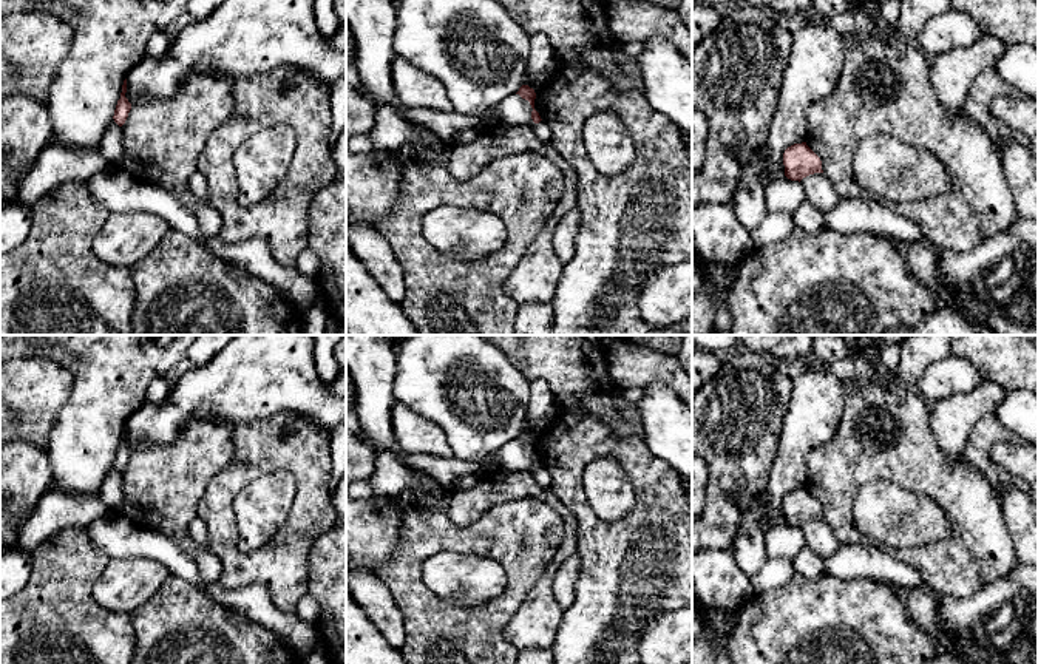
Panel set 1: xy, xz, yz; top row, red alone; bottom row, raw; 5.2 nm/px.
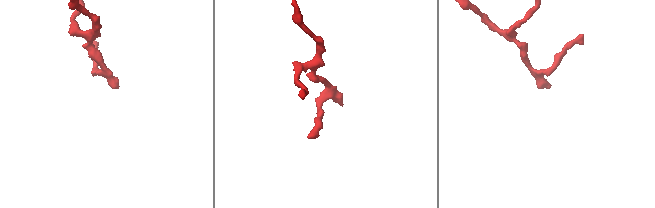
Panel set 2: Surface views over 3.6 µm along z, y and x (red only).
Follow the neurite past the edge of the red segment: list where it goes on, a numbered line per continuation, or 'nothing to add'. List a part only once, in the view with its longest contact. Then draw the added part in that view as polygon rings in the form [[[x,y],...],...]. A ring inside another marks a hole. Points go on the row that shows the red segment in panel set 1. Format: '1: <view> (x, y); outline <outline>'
1: xz (541, 128); outline [[[541,120],[539,124],[536,124],[533,128],[534,128],[536,136],[538,136],[542,142],[550,144],[550,141],[551,141],[551,133],[550,133],[550,130],[548,130],[548,127],[547,127],[547,124],[545,124],[544,120]]]

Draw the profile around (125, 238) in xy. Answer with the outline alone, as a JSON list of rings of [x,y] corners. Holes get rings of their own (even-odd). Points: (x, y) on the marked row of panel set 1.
[[[147,212],[111,213],[93,241],[94,255],[105,264],[131,269],[162,241],[170,225]]]

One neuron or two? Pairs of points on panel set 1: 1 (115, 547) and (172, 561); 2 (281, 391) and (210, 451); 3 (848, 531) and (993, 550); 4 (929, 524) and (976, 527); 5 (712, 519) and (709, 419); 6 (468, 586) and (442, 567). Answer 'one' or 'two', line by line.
1: one
2: two
3: one
4: two
5: one
6: one

